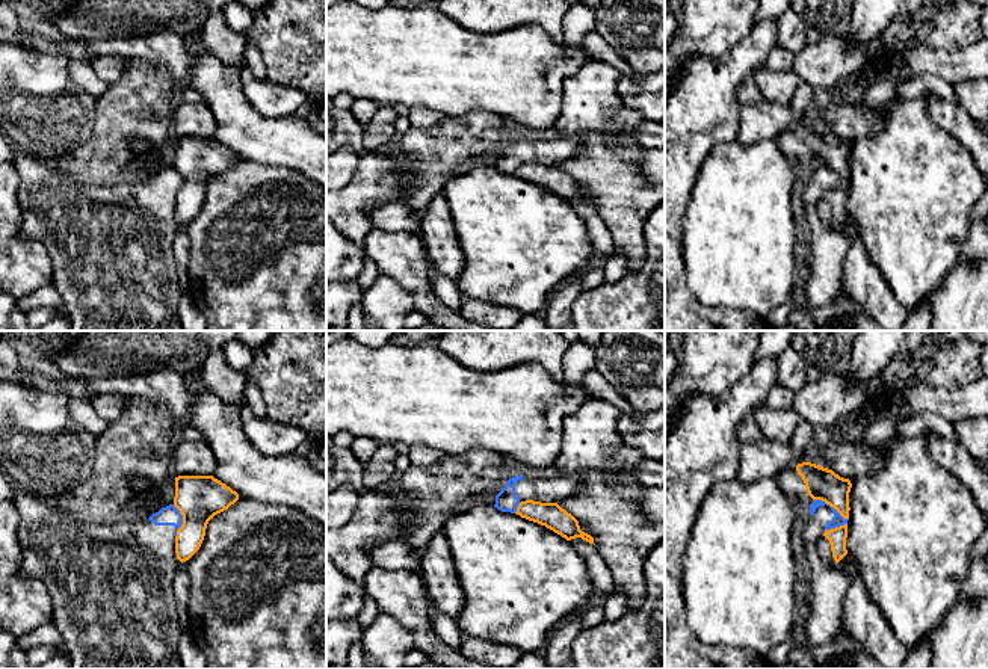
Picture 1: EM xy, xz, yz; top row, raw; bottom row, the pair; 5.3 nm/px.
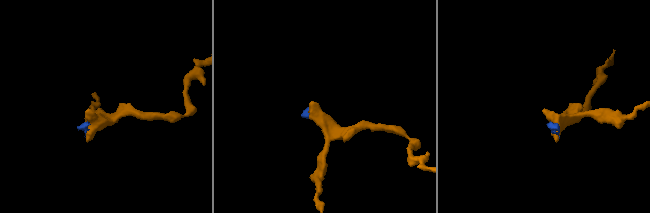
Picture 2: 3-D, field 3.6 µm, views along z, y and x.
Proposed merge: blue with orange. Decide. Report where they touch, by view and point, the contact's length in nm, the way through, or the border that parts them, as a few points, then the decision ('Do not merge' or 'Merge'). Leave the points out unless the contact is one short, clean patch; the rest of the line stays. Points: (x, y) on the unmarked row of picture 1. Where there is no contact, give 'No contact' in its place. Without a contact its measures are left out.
Touches blue at yz (830, 168). Shared border 200 nm. Boundary: yz (815, 160), (824, 162), (846, 181). Do not merge

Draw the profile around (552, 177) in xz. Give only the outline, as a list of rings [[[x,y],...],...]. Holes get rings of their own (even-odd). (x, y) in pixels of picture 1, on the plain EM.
[[[526,162],[518,166],[515,175],[521,180],[545,187],[567,202],[582,199],[583,202],[594,205],[594,199],[582,193],[579,183],[557,165]]]

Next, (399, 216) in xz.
[[[406,202],[384,204],[370,211],[376,230],[408,231],[420,230],[423,213],[415,213]]]

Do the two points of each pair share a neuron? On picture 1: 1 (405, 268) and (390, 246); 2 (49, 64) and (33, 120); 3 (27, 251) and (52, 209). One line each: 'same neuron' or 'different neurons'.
1: same neuron
2: same neuron
3: different neurons

